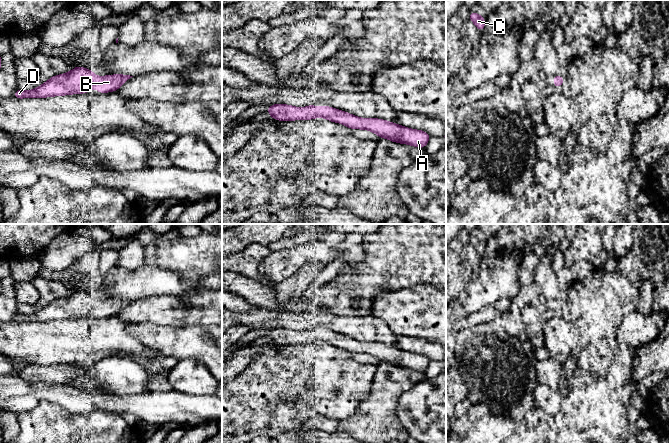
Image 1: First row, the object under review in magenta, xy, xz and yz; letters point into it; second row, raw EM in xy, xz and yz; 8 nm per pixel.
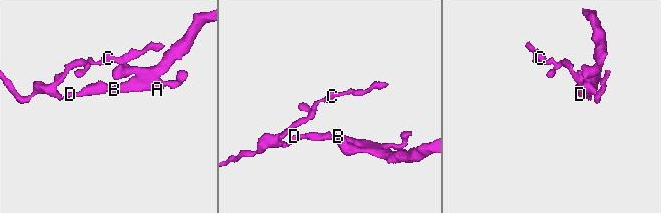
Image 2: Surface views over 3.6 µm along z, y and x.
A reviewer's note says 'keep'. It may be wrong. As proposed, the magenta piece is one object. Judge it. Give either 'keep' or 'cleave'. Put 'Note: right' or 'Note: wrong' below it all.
keep
Note: right

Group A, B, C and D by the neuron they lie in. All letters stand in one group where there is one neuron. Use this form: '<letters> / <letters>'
A B C D

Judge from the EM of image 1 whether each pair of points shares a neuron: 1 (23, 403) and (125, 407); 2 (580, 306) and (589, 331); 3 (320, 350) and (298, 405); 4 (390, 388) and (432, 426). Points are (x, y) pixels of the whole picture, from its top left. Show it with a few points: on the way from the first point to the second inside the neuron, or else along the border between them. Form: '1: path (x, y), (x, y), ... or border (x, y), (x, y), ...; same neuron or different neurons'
1: path (48, 394), (61, 394), (81, 402), (100, 402); same neuron
2: path (586, 312), (589, 315), (589, 325); same neuron
3: path (319, 364), (319, 368), (298, 391); same neuron
4: border (418, 382), (400, 397), (396, 411), (398, 420); different neurons

